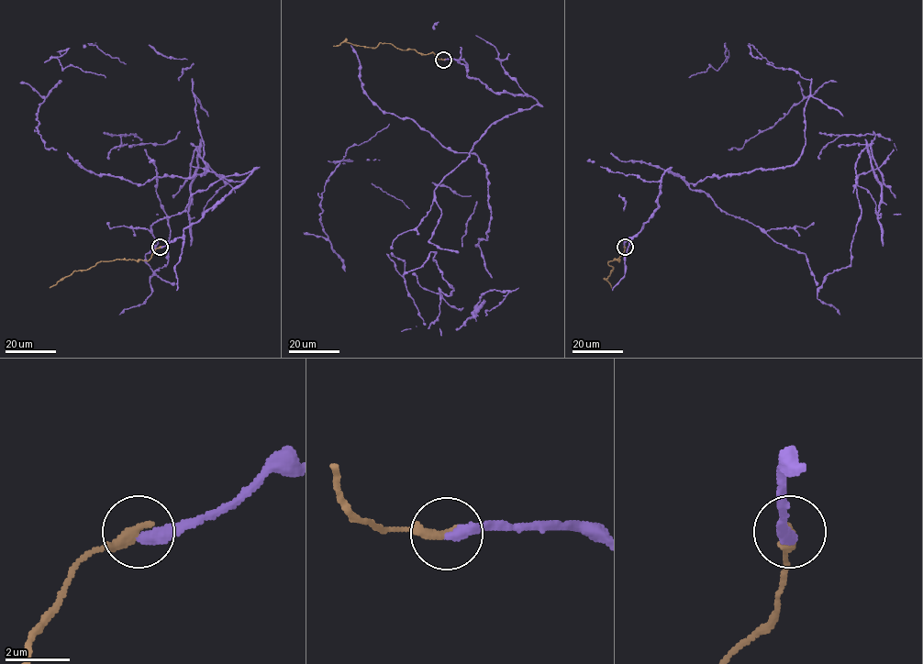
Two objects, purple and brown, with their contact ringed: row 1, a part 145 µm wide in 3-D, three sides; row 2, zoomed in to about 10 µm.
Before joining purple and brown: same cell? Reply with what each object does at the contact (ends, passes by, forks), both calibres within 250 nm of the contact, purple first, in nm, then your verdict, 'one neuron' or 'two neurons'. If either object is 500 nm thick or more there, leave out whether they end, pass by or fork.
purple ends | brown ends | 400/360 nm | two neurons

